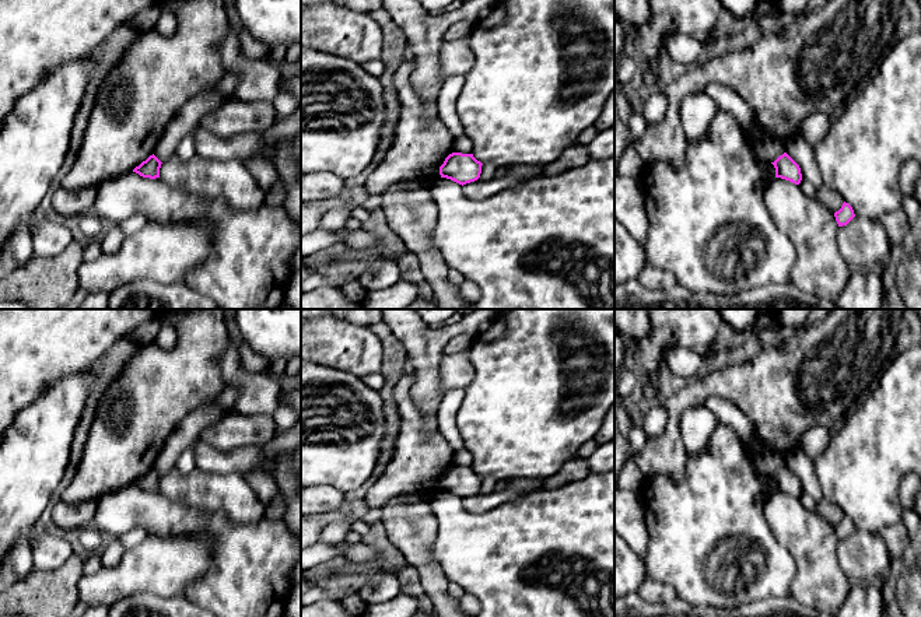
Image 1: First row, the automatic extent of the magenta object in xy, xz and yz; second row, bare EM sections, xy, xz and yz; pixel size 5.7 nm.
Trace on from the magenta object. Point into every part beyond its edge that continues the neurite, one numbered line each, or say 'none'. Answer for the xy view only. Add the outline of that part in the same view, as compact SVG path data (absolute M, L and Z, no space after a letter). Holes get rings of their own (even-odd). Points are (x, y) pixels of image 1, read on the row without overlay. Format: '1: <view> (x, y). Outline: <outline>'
none

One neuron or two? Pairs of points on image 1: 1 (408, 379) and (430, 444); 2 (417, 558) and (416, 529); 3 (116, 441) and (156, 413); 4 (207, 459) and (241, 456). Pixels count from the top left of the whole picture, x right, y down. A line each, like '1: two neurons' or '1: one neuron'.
1: one neuron
2: one neuron
3: one neuron
4: one neuron

